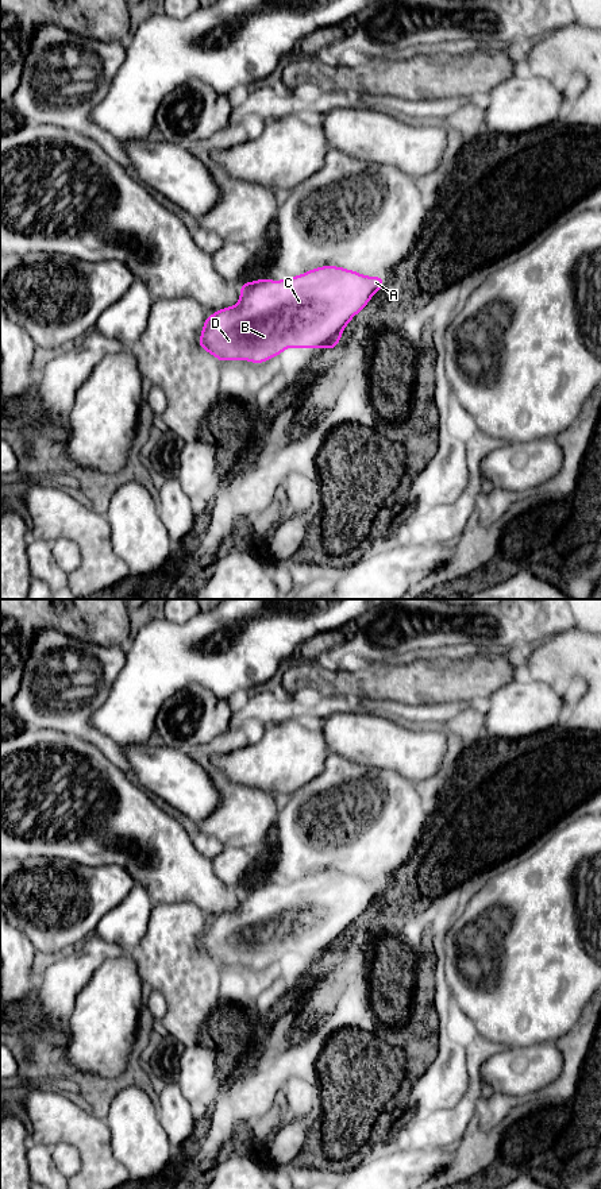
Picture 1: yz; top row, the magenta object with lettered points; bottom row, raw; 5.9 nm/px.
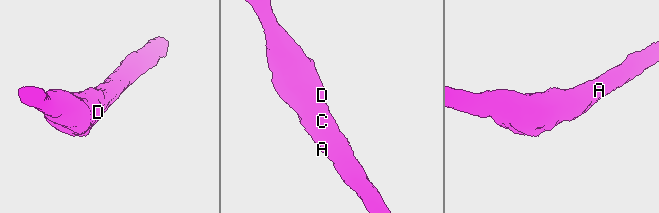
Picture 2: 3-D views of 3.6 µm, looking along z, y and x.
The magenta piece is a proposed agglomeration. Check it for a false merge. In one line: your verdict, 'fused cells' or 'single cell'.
single cell

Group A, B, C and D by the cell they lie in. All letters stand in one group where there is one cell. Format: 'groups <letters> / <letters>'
groups A B C D

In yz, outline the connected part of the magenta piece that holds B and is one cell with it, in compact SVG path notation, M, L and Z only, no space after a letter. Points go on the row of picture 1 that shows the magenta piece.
M339 266L316 267L284 281L246 281L235 306L207 316L199 347L220 363L232 359L265 363L289 347L332 351L340 343L344 327L384 285L384 277L365 277Z

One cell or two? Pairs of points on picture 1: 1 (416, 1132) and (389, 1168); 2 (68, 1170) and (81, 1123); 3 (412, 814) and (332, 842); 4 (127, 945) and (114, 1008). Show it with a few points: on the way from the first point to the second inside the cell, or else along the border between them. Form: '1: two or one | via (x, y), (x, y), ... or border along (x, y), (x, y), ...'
1: two | border along (432, 1153), (422, 1150), (397, 1151), (369, 1161)
2: two | border along (51, 1143), (77, 1150), (74, 1174)
3: one | via (392, 814), (378, 814), (365, 827), (353, 827)
4: two | border along (123, 950), (130, 953)

